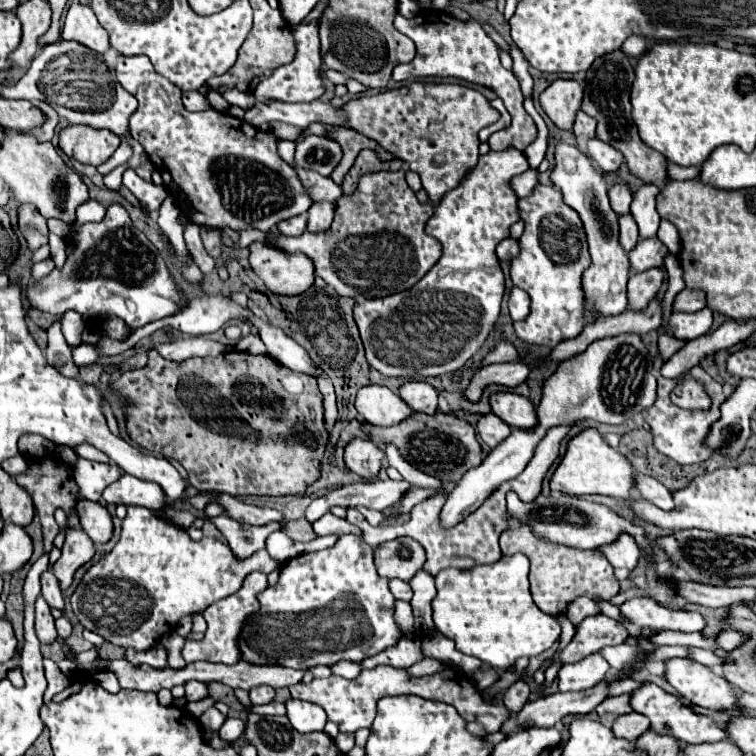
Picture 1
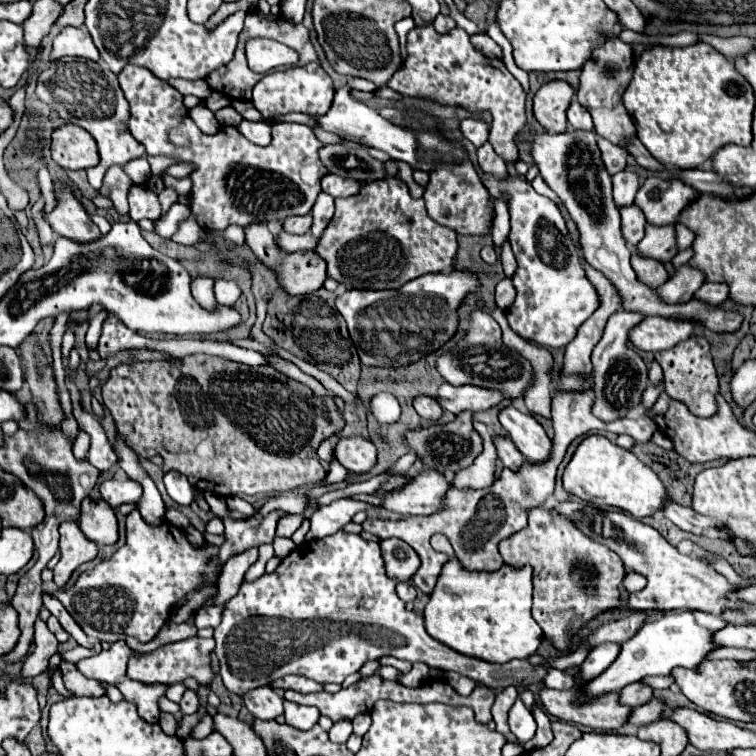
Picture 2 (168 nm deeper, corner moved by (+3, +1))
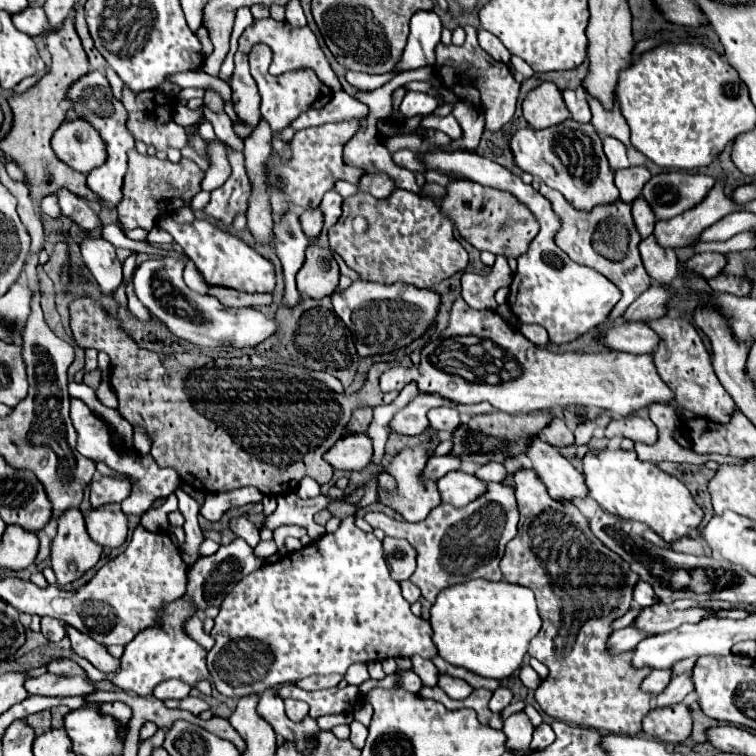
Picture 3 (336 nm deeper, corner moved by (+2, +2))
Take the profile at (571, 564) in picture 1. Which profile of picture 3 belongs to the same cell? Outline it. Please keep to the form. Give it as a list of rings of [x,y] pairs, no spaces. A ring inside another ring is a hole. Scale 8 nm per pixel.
[[[517,471],[513,479],[517,509],[521,515],[519,533],[507,545],[499,567],[507,583],[529,587],[535,593],[539,615],[543,619],[541,631],[529,645],[529,655],[539,659],[549,669],[549,675],[535,691],[535,701],[553,719],[591,727],[597,731],[637,735],[641,733],[641,719],[653,707],[653,695],[641,691],[641,681],[649,675],[651,669],[631,669],[633,651],[611,655],[607,649],[607,639],[613,633],[611,623],[629,611],[639,575],[633,573],[621,557],[615,557],[611,549],[597,541],[589,529],[589,521],[575,505],[553,501],[547,493],[547,487],[533,471]]]

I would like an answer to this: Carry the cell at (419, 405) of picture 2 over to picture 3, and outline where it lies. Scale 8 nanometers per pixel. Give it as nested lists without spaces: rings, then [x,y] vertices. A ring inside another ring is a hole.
[[[437,407],[437,409],[431,409],[429,411],[429,421],[431,421],[431,427],[433,429],[447,431],[447,433],[453,433],[461,425],[459,411],[453,409],[453,407]]]

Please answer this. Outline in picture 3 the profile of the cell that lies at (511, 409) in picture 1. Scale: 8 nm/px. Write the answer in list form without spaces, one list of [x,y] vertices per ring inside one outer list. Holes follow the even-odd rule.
[[[533,439],[527,455],[533,461],[535,473],[543,479],[549,495],[555,501],[573,501],[587,497],[583,475],[555,447],[541,439]]]

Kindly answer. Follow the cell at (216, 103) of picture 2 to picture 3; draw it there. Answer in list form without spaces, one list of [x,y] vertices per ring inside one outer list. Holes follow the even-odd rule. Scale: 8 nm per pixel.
[[[175,105],[175,123],[177,125],[197,125],[199,119],[203,117],[203,111],[189,111],[185,105]]]

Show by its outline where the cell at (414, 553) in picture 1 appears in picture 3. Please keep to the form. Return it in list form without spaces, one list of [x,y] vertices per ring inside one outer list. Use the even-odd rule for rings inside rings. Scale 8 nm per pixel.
[[[383,539],[383,551],[385,551],[385,561],[389,567],[391,577],[401,583],[407,581],[413,571],[415,571],[415,549],[405,541],[405,539]]]

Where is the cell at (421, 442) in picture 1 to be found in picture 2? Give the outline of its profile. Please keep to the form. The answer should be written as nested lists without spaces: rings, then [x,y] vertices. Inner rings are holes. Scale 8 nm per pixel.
[[[462,412],[456,420],[448,424],[434,424],[430,428],[416,428],[406,434],[406,444],[416,452],[418,460],[426,466],[426,470],[442,470],[442,474],[456,474],[462,468],[468,468],[478,454],[482,454],[482,438],[472,426],[472,414]]]

